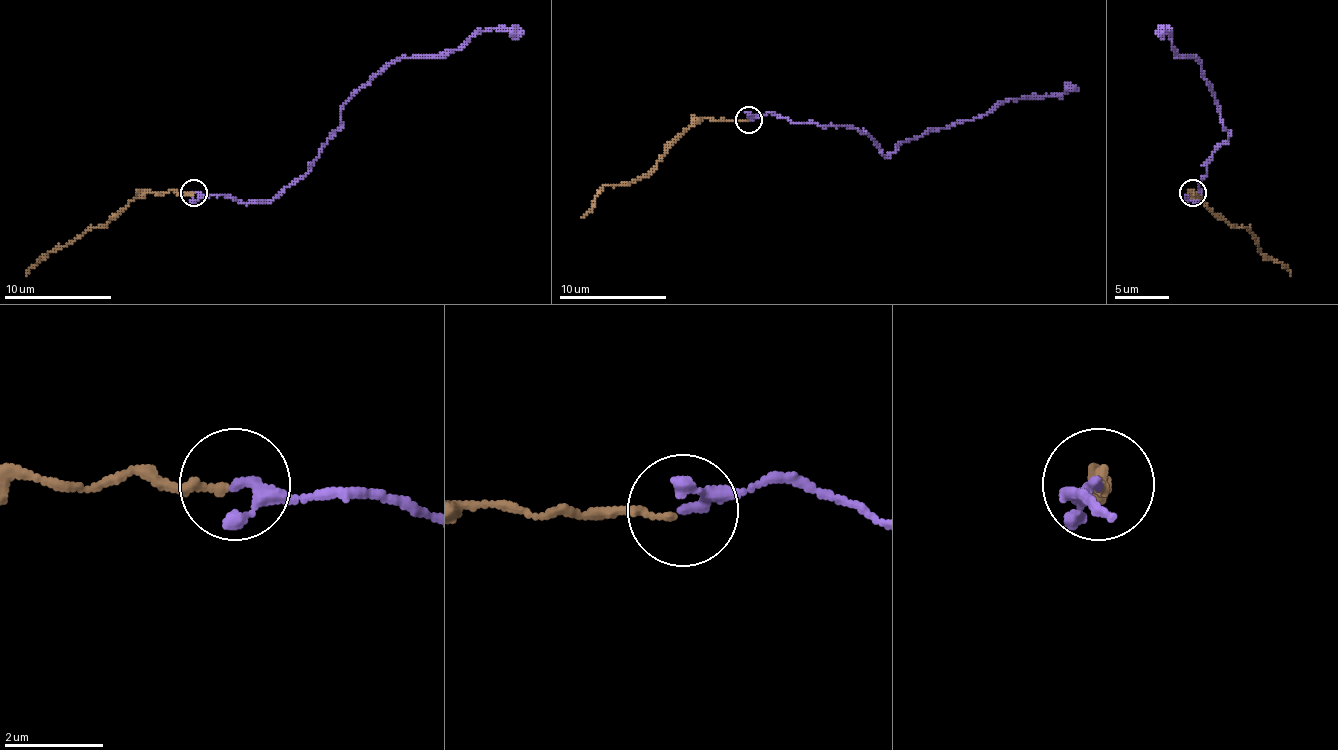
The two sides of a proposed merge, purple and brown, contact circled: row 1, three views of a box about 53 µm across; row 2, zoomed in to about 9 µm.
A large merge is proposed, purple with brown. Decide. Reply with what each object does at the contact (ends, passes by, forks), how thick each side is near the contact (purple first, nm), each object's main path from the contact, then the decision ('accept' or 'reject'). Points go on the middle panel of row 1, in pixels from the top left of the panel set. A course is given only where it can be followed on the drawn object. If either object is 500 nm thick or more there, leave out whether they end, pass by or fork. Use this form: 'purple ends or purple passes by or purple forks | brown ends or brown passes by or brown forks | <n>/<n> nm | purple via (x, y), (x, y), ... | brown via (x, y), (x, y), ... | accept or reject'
purple passes by | brown ends | 190/150 nm | purple via (748, 120), (775, 112), (793, 123), (853, 126), (885, 155), (1008, 101), (1078, 88) | brown via (748, 120), (697, 118), (646, 174), (605, 185), (594, 204), (581, 217) | accept

